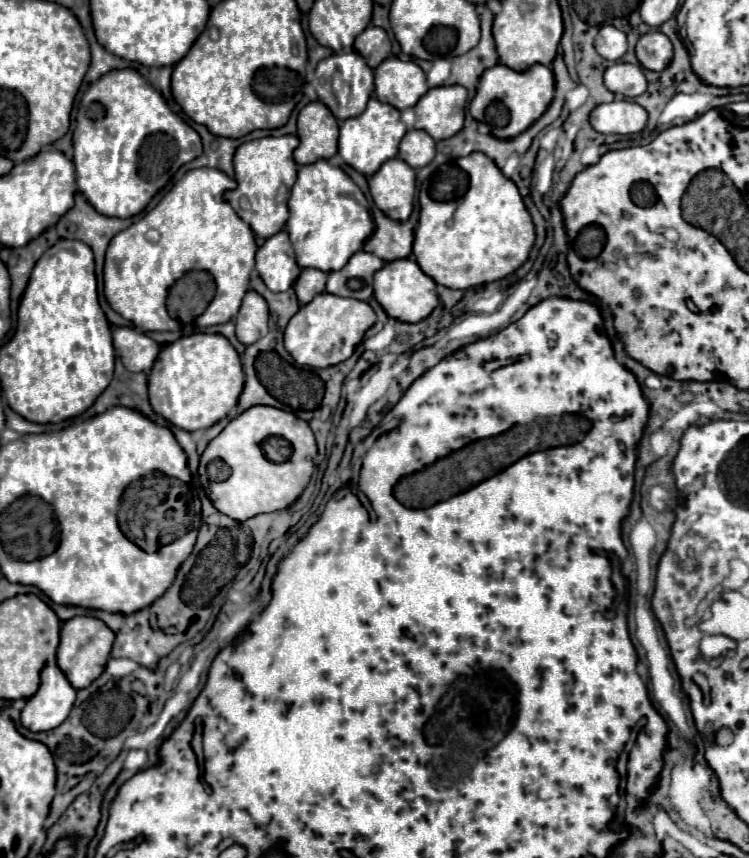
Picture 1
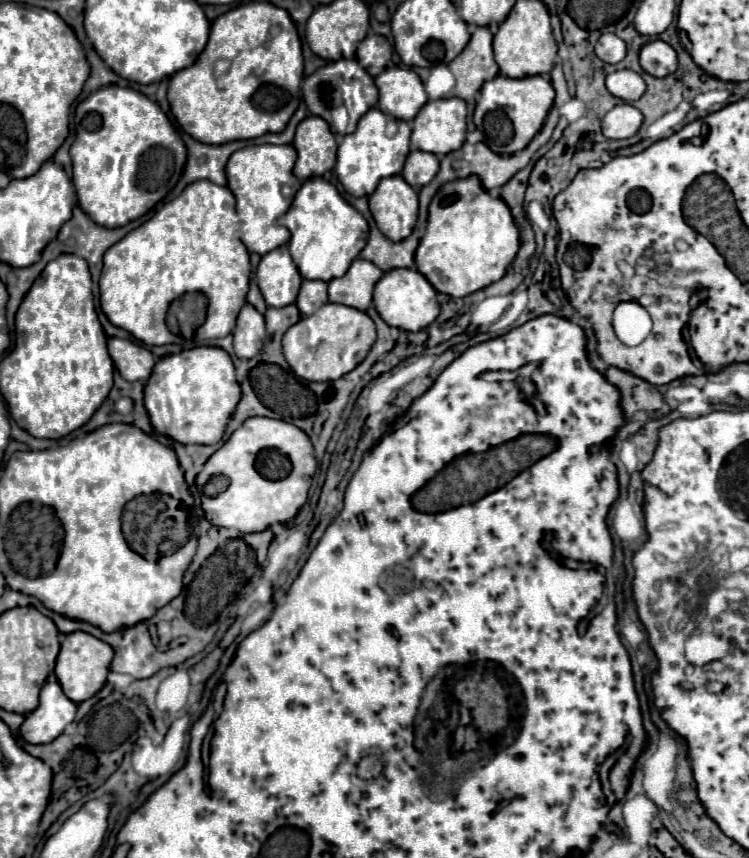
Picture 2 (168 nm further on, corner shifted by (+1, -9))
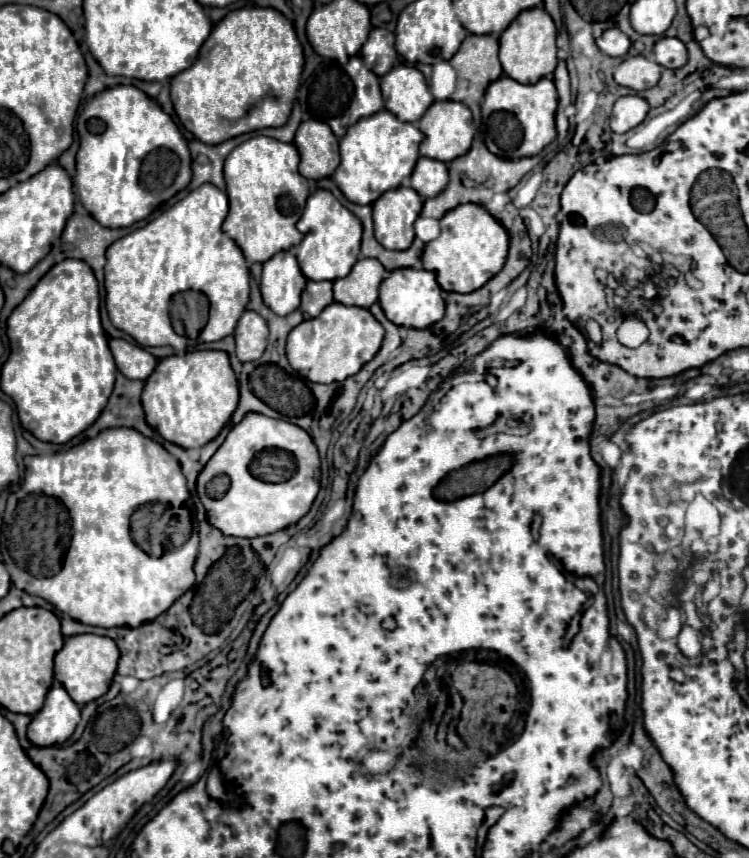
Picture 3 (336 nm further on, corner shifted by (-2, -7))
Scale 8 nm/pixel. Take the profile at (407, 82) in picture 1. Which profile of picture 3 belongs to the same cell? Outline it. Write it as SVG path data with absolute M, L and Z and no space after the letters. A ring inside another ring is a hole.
M394 66L380 78L380 88L386 110L390 110L402 122L418 122L418 118L422 118L422 114L434 102L422 72L415 66Z

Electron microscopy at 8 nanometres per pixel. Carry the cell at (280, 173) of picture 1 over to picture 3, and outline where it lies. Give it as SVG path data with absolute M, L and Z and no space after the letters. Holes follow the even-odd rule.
M254 136L242 142L226 158L224 176L230 214L222 228L234 238L250 264L266 262L278 250L288 250L302 240L296 222L310 190L308 180L298 174L298 162L300 156L294 143L278 142L268 136Z

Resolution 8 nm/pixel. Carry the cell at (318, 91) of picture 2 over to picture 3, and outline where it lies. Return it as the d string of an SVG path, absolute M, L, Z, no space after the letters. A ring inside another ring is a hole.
M360 52L356 56L352 56L346 64L328 60L322 66L318 66L314 70L314 74L300 88L298 100L300 100L302 108L314 120L326 122L338 138L342 138L346 134L346 128L352 126L354 122L358 122L360 118L376 114L378 110L384 108L378 76L364 66Z

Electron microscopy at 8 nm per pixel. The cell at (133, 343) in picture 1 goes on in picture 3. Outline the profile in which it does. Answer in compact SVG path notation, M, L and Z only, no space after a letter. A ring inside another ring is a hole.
M110 338L108 344L114 354L118 370L130 380L146 380L152 374L154 366L158 364L158 360L148 350L136 344L130 344L126 340L116 340L116 338Z

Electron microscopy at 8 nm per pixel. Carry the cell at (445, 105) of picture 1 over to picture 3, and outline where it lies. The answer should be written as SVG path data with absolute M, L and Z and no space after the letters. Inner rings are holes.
M452 100L434 102L430 106L430 110L426 110L426 114L420 118L418 128L424 134L424 140L420 144L420 154L440 160L440 162L450 162L454 158L466 154L472 144L474 132L476 132L470 108L464 102L452 102Z

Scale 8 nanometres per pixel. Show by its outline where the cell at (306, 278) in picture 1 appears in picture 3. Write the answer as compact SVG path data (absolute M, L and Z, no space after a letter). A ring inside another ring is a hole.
M308 280L304 292L302 292L302 312L306 318L316 318L328 304L332 304L332 284L330 282L312 282Z

